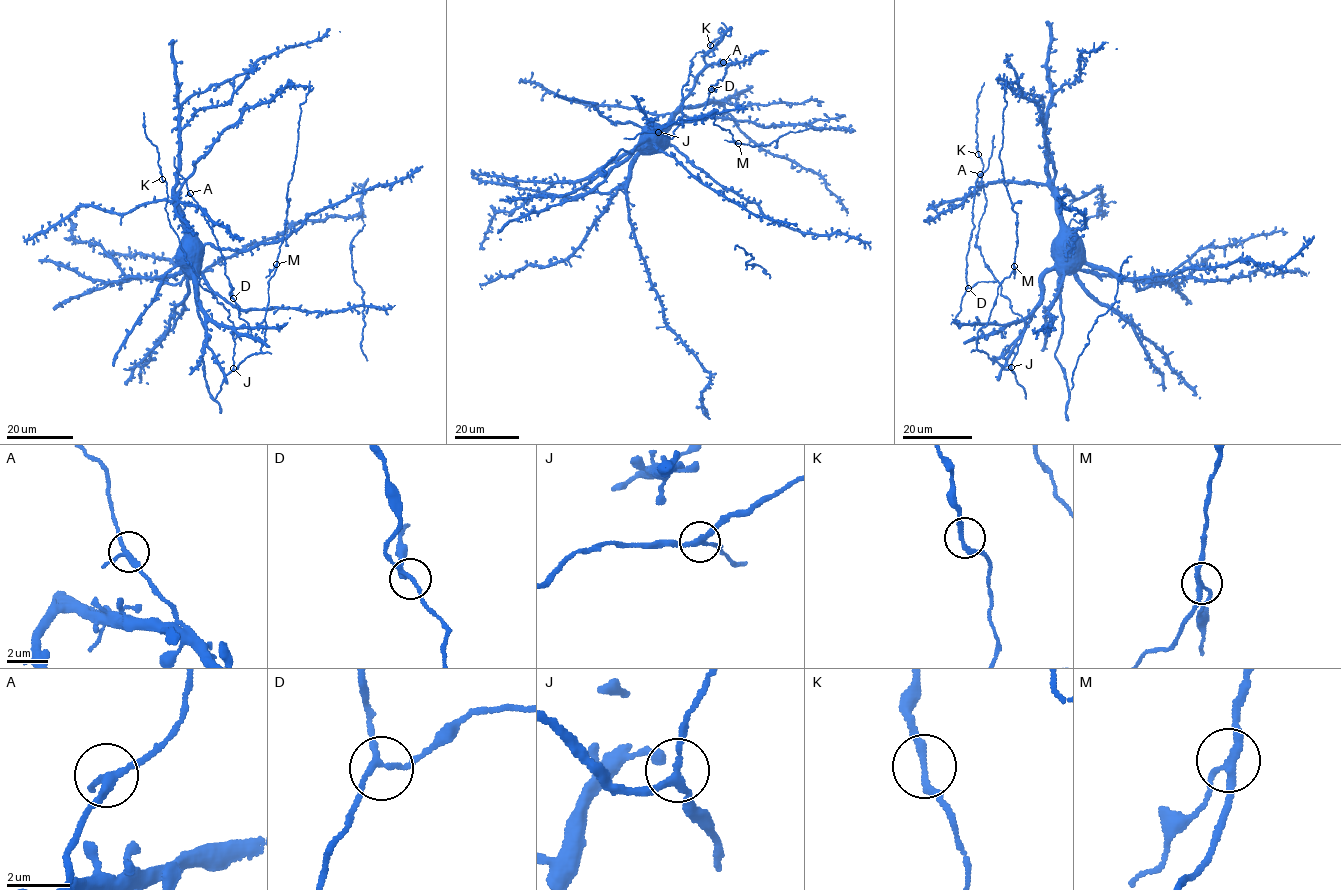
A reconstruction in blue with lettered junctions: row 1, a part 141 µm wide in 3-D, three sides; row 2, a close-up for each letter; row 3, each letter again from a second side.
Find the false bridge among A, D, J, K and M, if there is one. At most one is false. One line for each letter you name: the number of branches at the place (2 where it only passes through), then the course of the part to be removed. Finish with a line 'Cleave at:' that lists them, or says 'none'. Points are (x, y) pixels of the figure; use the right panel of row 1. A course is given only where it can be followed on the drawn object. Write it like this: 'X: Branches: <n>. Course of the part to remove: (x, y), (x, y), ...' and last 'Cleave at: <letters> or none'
M: Branches: 3. Course of the part to remove: (1014, 266), (1014, 278)
Cleave at: M

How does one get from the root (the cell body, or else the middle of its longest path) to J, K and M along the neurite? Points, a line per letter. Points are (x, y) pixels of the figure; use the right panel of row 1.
J: (1017, 322), (983, 336), (977, 344), (978, 350), (984, 351), (1002, 367), (1011, 367)
K: (1017, 322), (983, 336), (977, 344), (1006, 369), (1026, 327), (1001, 293), (976, 244), (986, 201), (978, 154)
M: (1017, 322), (976, 339), (977, 332), (989, 319), (997, 287), (1014, 266)

